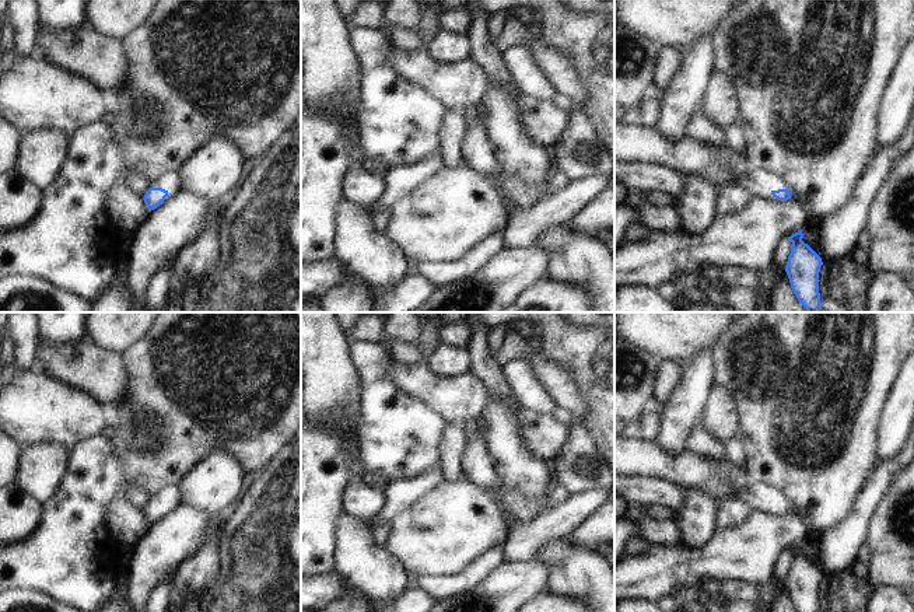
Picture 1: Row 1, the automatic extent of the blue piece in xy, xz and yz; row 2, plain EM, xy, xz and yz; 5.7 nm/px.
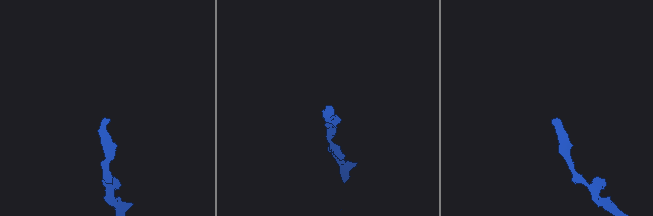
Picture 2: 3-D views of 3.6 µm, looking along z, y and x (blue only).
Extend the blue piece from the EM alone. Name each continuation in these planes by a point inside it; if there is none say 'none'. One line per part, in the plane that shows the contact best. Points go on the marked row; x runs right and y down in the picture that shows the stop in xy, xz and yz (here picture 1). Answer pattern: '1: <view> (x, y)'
1: xy (170, 181)

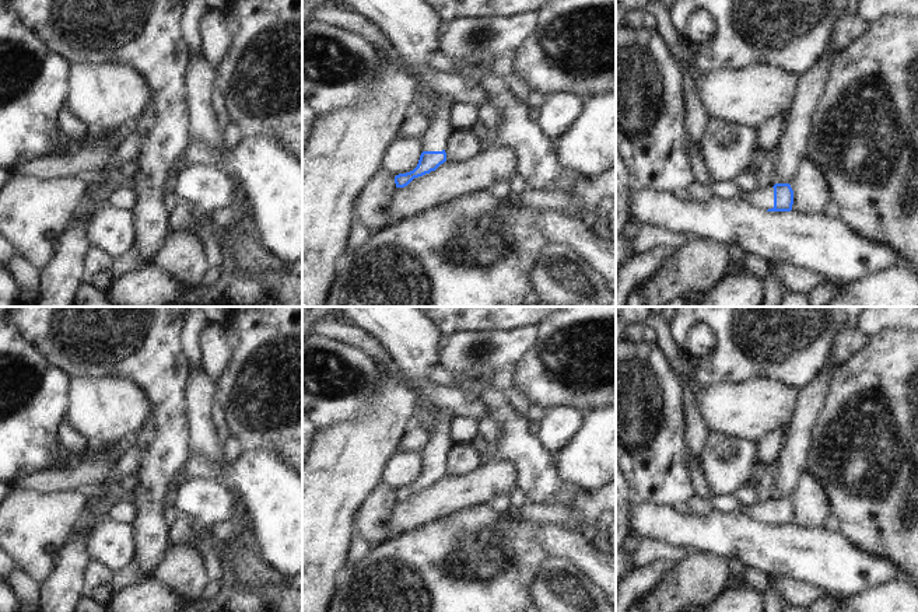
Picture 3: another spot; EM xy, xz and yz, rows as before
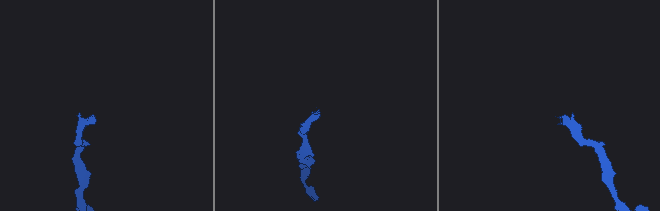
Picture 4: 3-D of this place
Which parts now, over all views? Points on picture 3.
1: yz (763, 199)

